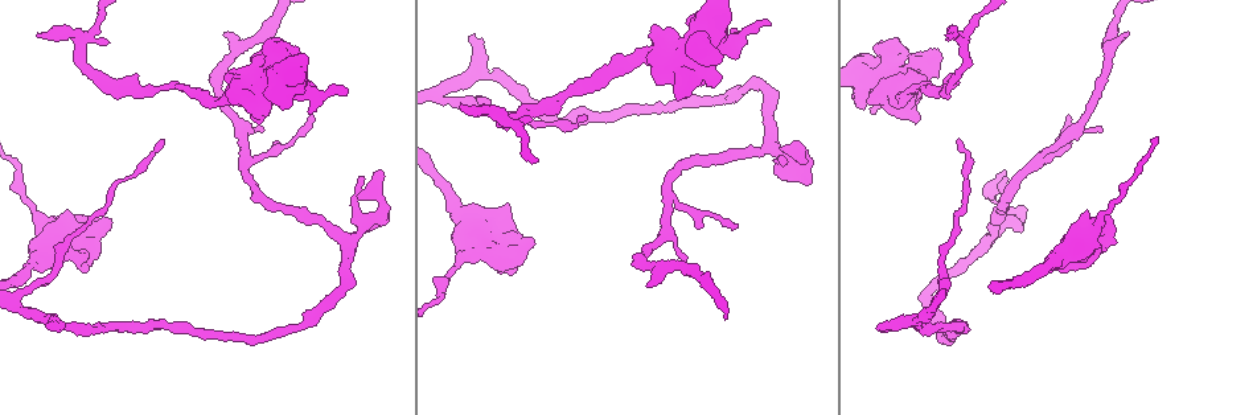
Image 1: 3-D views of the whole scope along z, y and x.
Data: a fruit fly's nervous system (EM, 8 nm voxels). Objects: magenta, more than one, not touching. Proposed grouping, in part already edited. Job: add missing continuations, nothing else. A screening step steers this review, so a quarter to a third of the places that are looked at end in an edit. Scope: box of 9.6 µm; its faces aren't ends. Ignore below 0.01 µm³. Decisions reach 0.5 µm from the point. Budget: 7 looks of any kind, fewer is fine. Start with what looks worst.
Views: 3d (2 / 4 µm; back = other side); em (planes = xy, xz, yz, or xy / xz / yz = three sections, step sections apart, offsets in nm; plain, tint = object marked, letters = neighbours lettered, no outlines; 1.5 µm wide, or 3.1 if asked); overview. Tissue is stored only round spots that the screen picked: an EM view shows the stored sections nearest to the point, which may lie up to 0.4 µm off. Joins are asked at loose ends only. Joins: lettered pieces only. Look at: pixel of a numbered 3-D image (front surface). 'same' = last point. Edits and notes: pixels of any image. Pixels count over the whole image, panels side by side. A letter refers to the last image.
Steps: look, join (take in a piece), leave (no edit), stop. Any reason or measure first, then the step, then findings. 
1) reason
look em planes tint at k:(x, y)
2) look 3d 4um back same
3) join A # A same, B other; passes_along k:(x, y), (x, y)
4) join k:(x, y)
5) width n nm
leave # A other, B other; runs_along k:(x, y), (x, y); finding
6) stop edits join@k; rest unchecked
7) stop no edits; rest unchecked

branch stops here
look em yz step 4 letters at 1:(879, 327)

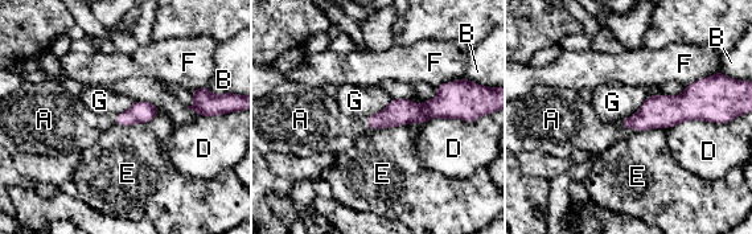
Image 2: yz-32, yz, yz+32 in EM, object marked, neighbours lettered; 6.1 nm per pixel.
cut it another way
look em planes letters same

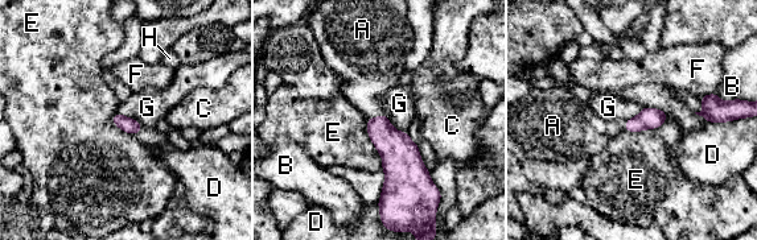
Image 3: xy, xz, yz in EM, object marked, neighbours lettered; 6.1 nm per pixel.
join A # A same, B other, C other, D other, E other, F other, G other, H other; passes_along 3:(398, 152), (374, 119), (365, 79); it goes on there

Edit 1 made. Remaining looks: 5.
look em planes letters at 1:(347, 88)

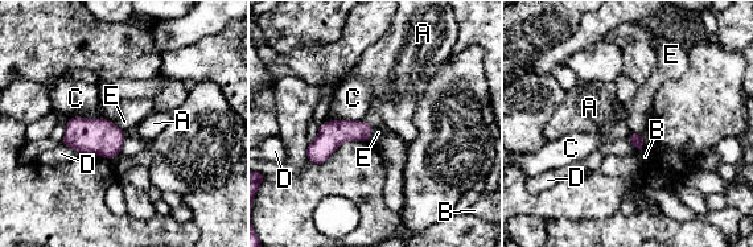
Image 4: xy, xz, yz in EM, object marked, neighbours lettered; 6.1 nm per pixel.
leave # A other, B other, C other, D other, E other; border 4:(374, 127), (366, 140); none of them fits

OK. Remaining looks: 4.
an open end
look em planes plain at 1:(781, 166)

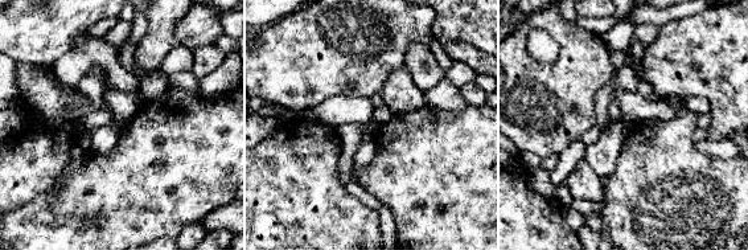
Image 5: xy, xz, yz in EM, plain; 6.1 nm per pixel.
what lies round it
look em planes letters same

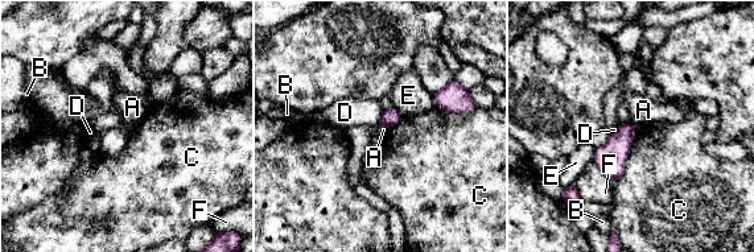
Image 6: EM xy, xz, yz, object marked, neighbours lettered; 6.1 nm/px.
leave # A other, B other, C other, D other, E other, F other; border 6:(630, 123), (635, 128); no lettered piece goes on from it

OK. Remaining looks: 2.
stop edits join@3; rest unchecked

